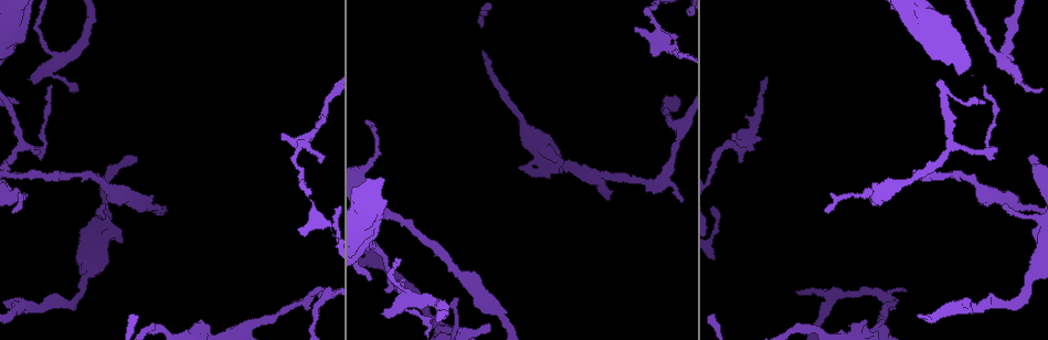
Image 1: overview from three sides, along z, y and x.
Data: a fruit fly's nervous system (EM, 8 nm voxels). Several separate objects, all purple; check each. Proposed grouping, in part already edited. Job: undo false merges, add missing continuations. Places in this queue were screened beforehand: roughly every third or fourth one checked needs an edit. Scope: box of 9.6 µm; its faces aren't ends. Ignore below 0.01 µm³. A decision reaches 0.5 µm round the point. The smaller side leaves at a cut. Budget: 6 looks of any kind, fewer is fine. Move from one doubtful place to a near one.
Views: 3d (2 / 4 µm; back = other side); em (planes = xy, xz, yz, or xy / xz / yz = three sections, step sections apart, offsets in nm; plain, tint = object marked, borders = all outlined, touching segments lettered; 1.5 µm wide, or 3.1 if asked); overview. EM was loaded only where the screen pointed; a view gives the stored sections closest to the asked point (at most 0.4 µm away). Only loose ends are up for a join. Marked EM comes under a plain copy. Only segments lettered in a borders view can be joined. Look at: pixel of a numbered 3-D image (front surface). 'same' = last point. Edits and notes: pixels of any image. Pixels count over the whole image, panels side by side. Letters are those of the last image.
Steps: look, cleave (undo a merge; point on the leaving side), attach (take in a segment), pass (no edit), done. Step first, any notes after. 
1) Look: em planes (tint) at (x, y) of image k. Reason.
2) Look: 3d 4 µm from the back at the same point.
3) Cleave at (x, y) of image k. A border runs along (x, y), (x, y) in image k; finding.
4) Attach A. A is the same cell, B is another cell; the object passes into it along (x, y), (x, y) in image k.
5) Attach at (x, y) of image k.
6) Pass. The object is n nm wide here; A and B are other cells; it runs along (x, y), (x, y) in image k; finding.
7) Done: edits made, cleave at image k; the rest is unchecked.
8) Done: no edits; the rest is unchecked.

Look: 3d 2 µm at (282, 133) of image 1. Branch stops here.

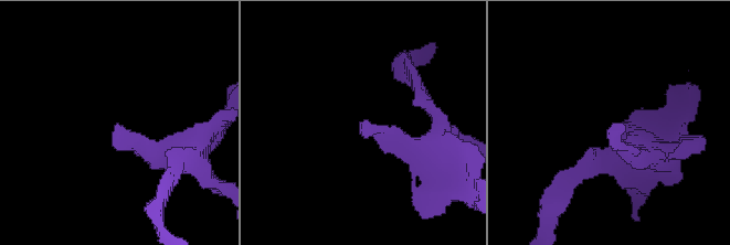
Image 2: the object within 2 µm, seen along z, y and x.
Look: em planes (borders) at (115, 128) of image 2.

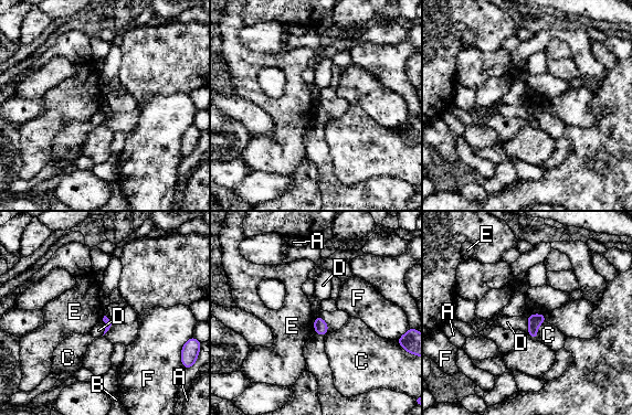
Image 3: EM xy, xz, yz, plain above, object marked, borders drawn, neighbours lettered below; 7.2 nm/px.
Pass. The longest contact is with C, 160 nm; A, B, C, D, E and F are other cells; no lettered segment goes on from it.

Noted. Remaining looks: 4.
Look: 3d 2 µm at (683, 200) of image 1. Free end.

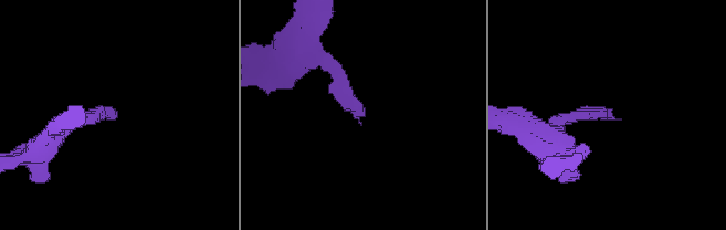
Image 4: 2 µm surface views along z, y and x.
Look: em xy step 8 (borders) at (611, 111) of image 4. Shape alone is not enough.

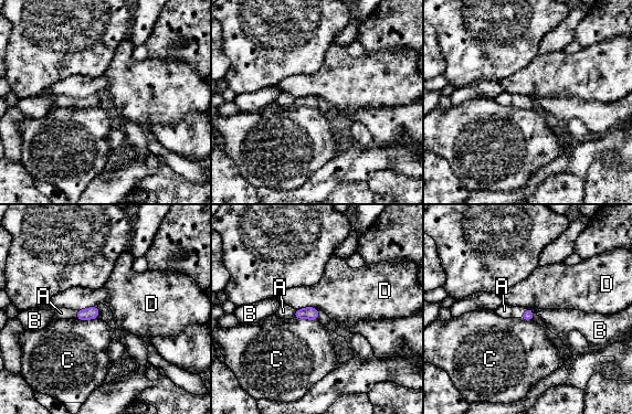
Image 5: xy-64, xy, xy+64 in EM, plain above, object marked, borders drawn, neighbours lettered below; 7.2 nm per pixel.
Look: em planes (borders) at the same point.

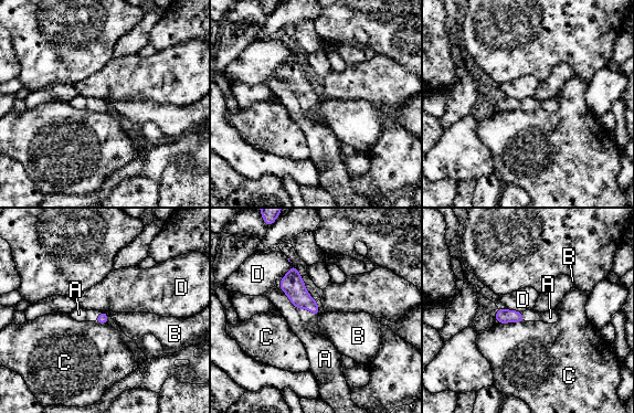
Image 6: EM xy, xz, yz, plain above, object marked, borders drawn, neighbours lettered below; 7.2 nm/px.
Attach A. A is the same cell, B, C and D are other cells; the neuron continues.

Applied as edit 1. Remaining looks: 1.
Done: edits made, attach at image 6; the rest is unchecked.

